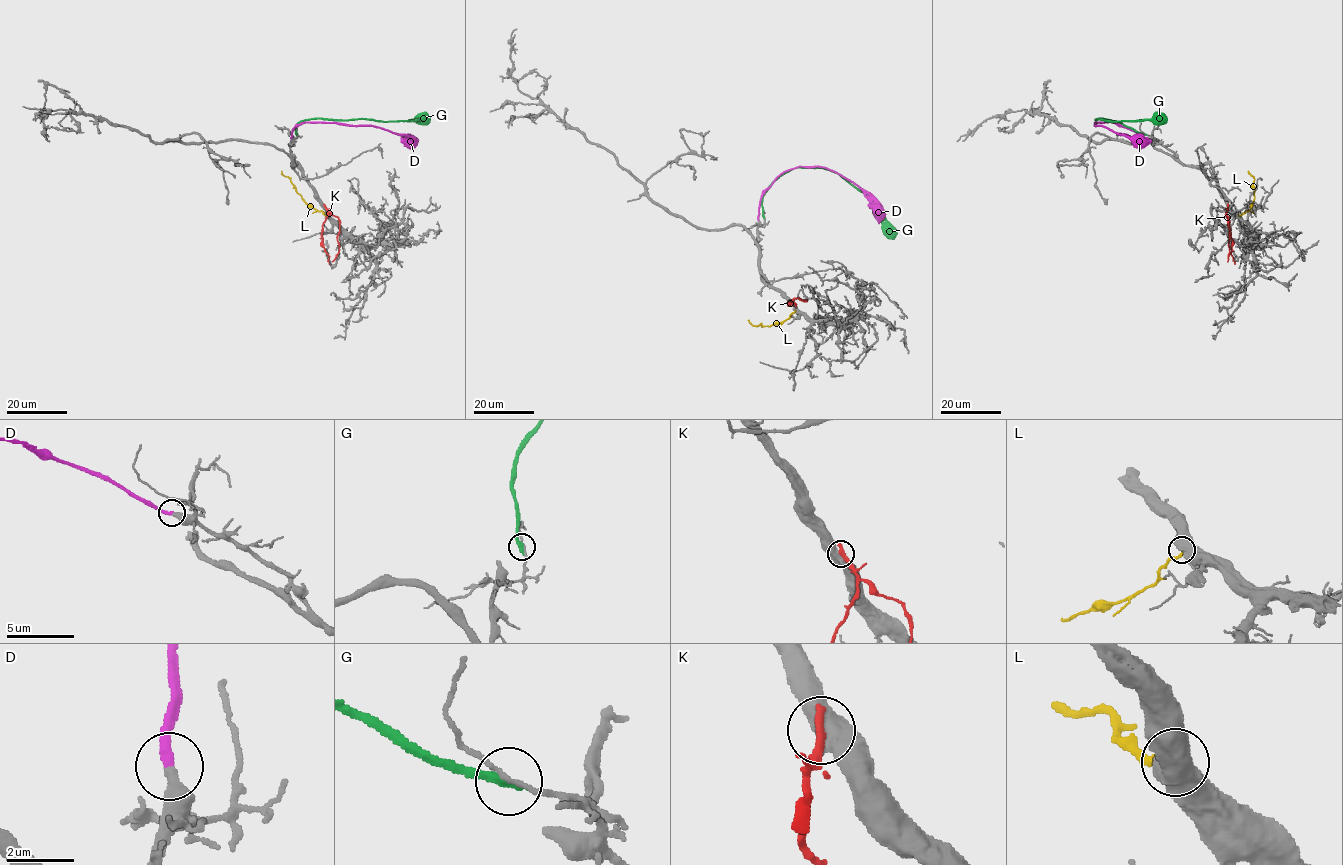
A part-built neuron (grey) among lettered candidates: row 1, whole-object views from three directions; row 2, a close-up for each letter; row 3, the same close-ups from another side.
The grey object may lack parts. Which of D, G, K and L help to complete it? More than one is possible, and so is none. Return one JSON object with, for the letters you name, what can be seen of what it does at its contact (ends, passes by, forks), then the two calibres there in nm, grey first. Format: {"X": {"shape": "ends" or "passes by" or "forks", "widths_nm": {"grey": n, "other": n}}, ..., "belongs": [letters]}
{"D": {"shape": "ends", "widths_nm": {"grey": 380, "other": 260}}, "belongs": ["D"]}

